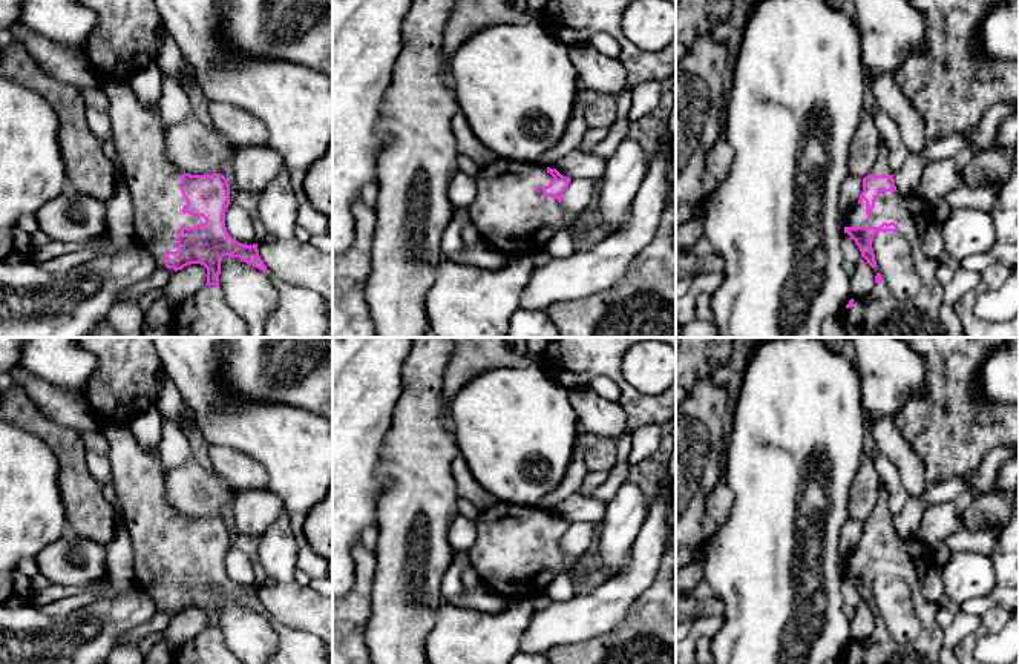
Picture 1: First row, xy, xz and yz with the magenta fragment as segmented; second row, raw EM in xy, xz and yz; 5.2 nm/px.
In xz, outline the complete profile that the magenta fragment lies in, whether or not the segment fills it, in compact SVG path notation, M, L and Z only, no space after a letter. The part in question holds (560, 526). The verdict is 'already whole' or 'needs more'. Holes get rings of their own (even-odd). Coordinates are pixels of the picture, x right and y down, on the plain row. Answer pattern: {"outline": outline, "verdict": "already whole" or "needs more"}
{"outline": "M506 501L480 512L477 543L467 551L481 583L493 592L526 601L559 575L575 580L591 560L570 560L561 549L570 521L544 508Z", "verdict": "needs more"}

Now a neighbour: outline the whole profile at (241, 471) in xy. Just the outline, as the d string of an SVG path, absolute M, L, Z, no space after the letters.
M210 446L208 457L211 469L234 491L268 488L265 468L250 455L227 446Z

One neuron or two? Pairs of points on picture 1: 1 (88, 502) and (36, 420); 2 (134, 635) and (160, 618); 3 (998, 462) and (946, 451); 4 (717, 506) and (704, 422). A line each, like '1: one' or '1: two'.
1: one
2: one
3: two
4: two

